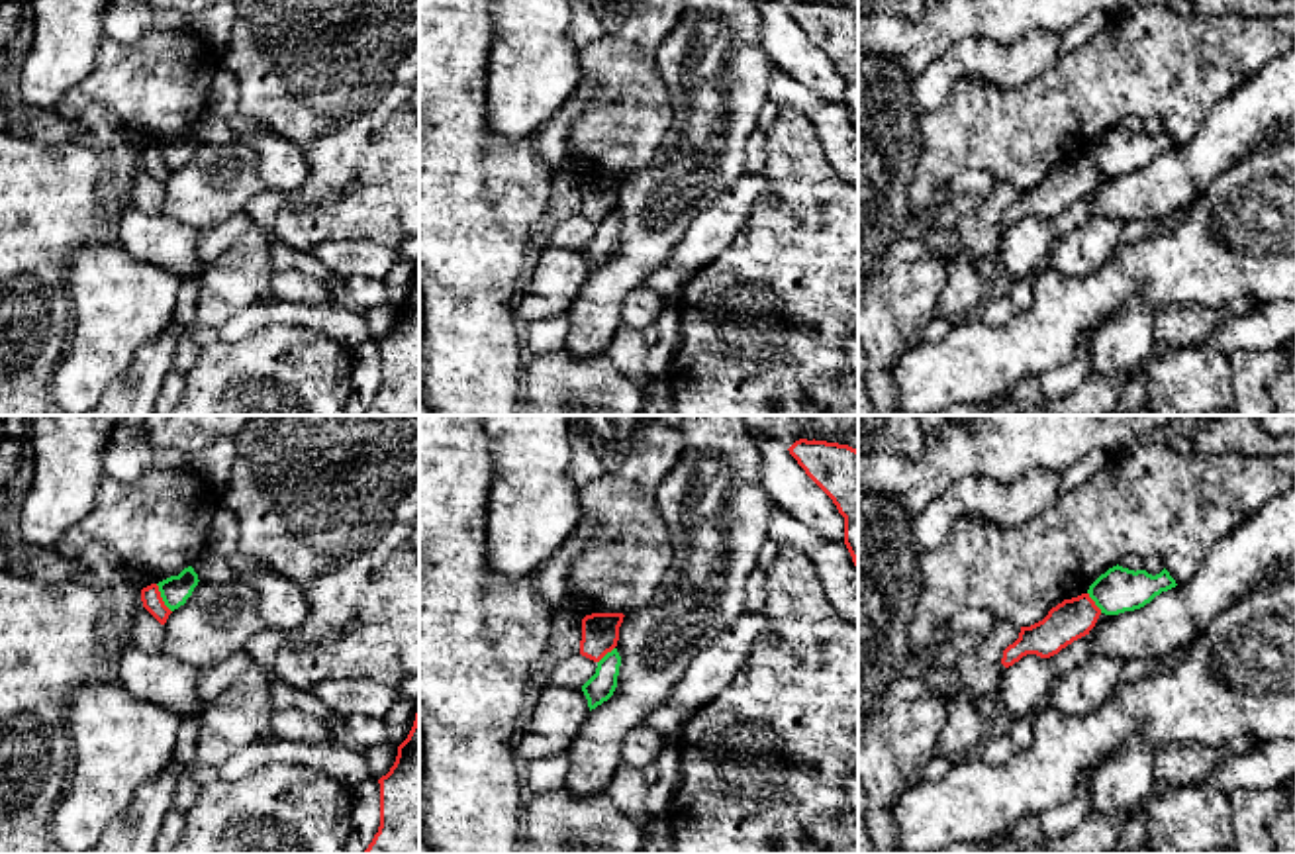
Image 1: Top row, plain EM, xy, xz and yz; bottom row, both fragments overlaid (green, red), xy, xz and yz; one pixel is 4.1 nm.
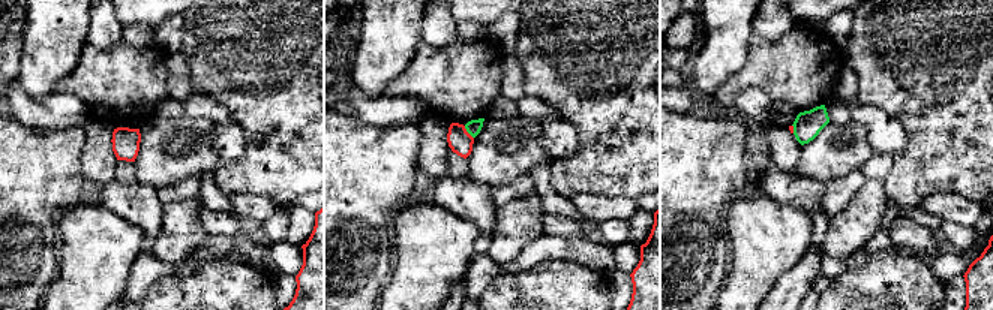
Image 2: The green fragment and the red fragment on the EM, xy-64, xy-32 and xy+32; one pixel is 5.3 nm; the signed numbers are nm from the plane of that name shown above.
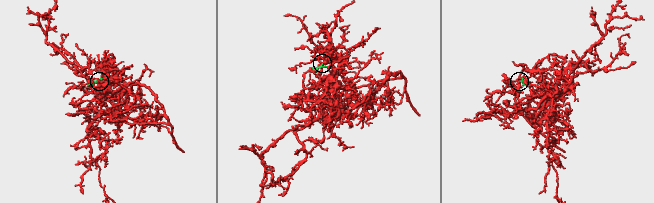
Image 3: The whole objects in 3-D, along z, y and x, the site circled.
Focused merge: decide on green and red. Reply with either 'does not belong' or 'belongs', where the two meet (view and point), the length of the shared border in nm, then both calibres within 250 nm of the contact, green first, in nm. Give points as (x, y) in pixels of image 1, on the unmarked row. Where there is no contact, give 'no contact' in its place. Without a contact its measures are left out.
does not belong | xy (161, 157) | 140 nm | 120/80 nm

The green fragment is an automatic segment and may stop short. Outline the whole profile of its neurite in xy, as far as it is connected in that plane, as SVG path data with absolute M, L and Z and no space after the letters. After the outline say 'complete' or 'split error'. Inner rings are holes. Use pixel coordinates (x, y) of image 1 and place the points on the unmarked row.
M188 127L178 137L170 137L170 139L159 143L157 147L159 147L165 166L170 172L174 172L186 165L186 161L192 157L198 143L200 143L198 135L194 133L192 127Z; complete

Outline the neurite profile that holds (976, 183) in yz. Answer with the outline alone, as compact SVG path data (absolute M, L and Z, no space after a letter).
M966 170L958 172L948 184L946 184L946 200L936 215L936 223L942 231L954 229L958 215L954 214L952 202L958 194L970 194L976 198L983 198L991 192L997 178L985 170Z

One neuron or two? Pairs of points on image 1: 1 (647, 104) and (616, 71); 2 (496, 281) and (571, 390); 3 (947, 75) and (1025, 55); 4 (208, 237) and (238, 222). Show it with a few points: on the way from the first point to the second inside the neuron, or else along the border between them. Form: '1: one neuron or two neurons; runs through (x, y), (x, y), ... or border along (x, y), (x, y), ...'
1: one neuron; runs through (639, 96), (623, 79)
2: two neurons; border along (527, 355), (520, 394)
3: one neuron; runs through (966, 61), (1006, 61)
4: one neuron; runs through (216, 237), (230, 230)

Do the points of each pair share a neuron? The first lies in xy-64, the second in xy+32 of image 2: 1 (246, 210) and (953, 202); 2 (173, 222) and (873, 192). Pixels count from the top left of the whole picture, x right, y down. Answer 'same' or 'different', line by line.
1: same
2: same

